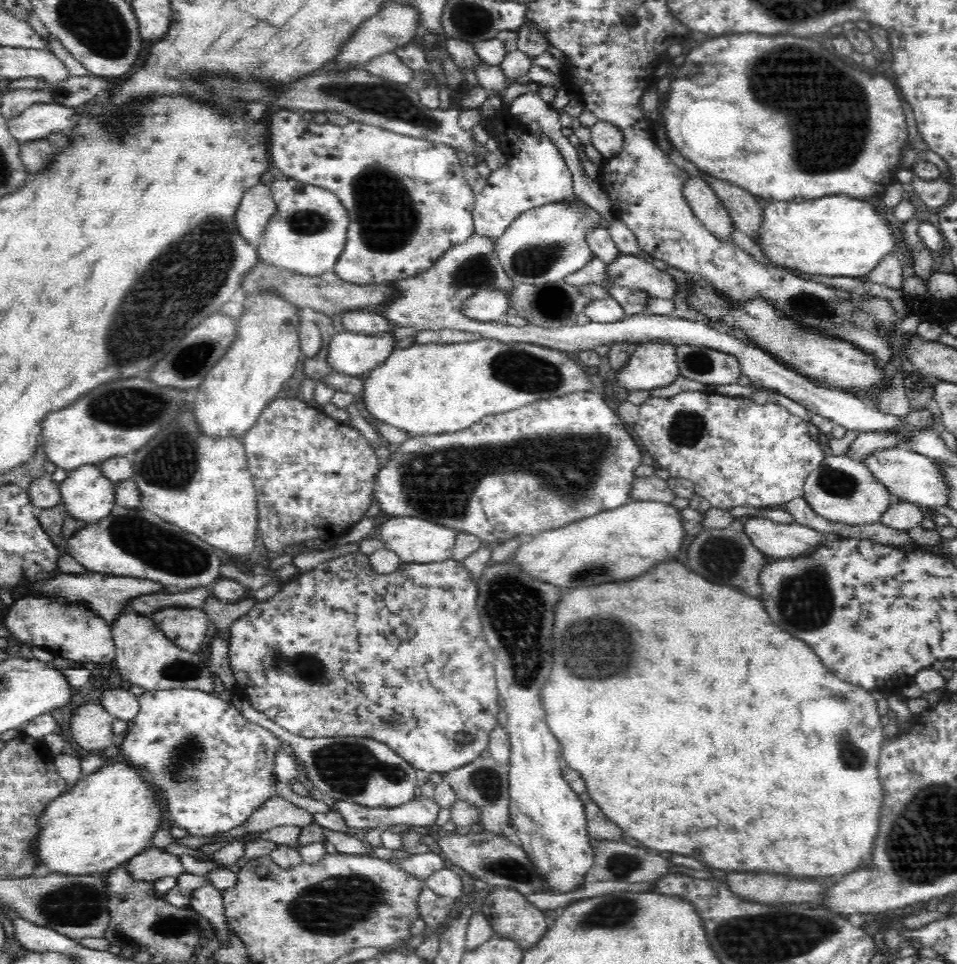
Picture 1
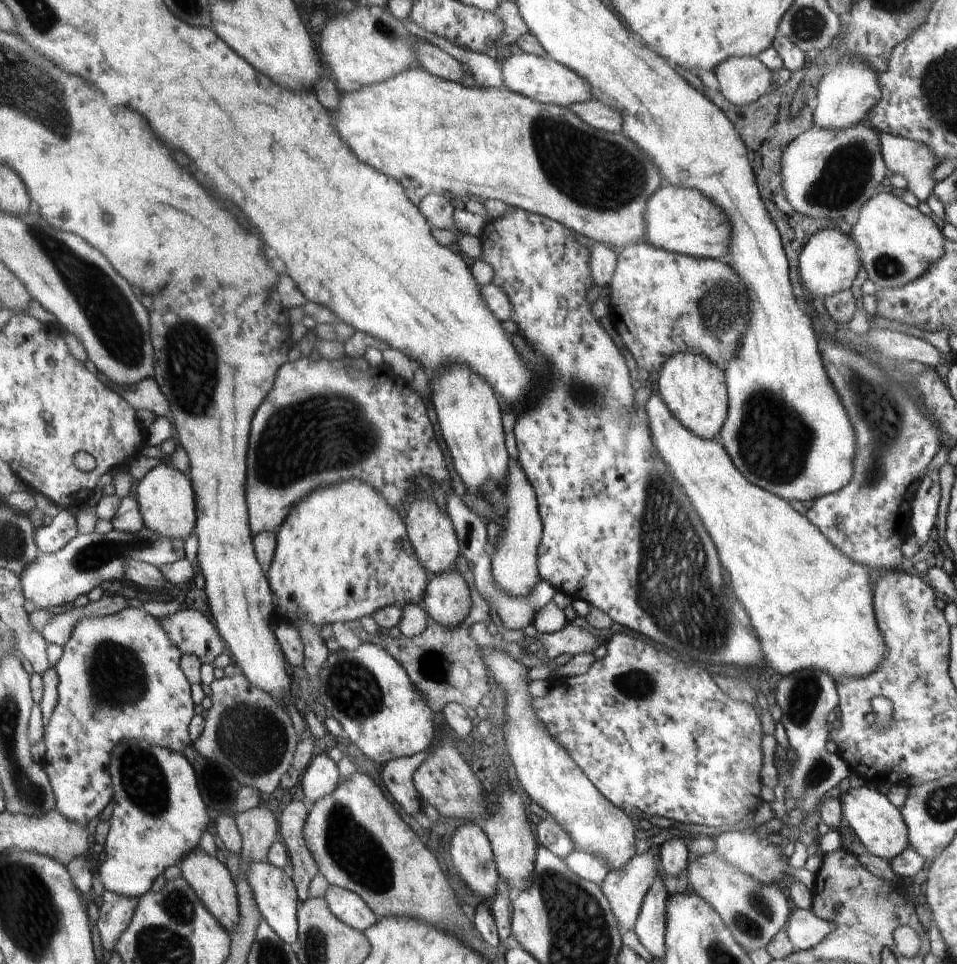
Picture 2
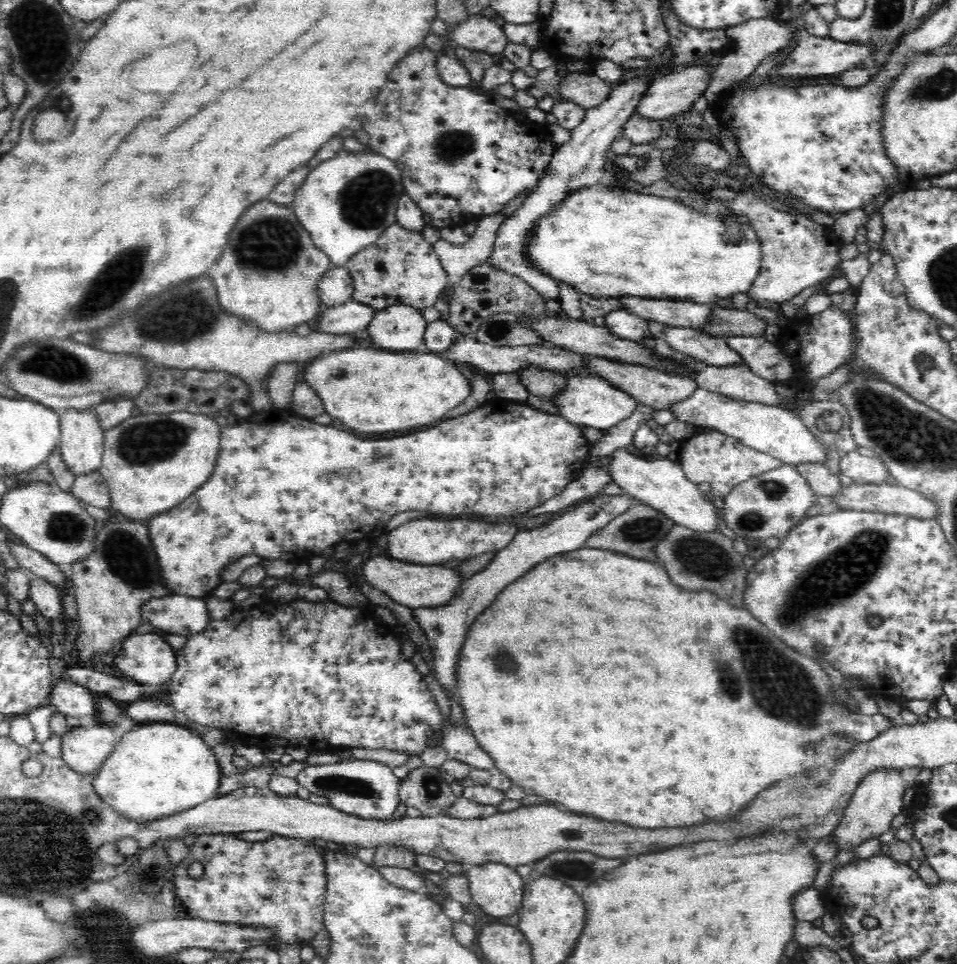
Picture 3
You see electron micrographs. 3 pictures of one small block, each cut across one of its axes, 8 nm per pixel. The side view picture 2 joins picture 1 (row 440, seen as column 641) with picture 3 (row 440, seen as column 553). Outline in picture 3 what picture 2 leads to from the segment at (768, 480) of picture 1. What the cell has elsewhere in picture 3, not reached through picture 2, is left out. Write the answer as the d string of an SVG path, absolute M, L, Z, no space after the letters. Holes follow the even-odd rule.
M704 432L682 440L682 452L679 464L685 473L685 477L694 484L708 482L712 490L711 499L721 501L730 494L734 487L745 480L758 476L762 472L768 472L783 466L782 461L770 457L764 452L744 446L744 444L726 437L718 432Z

